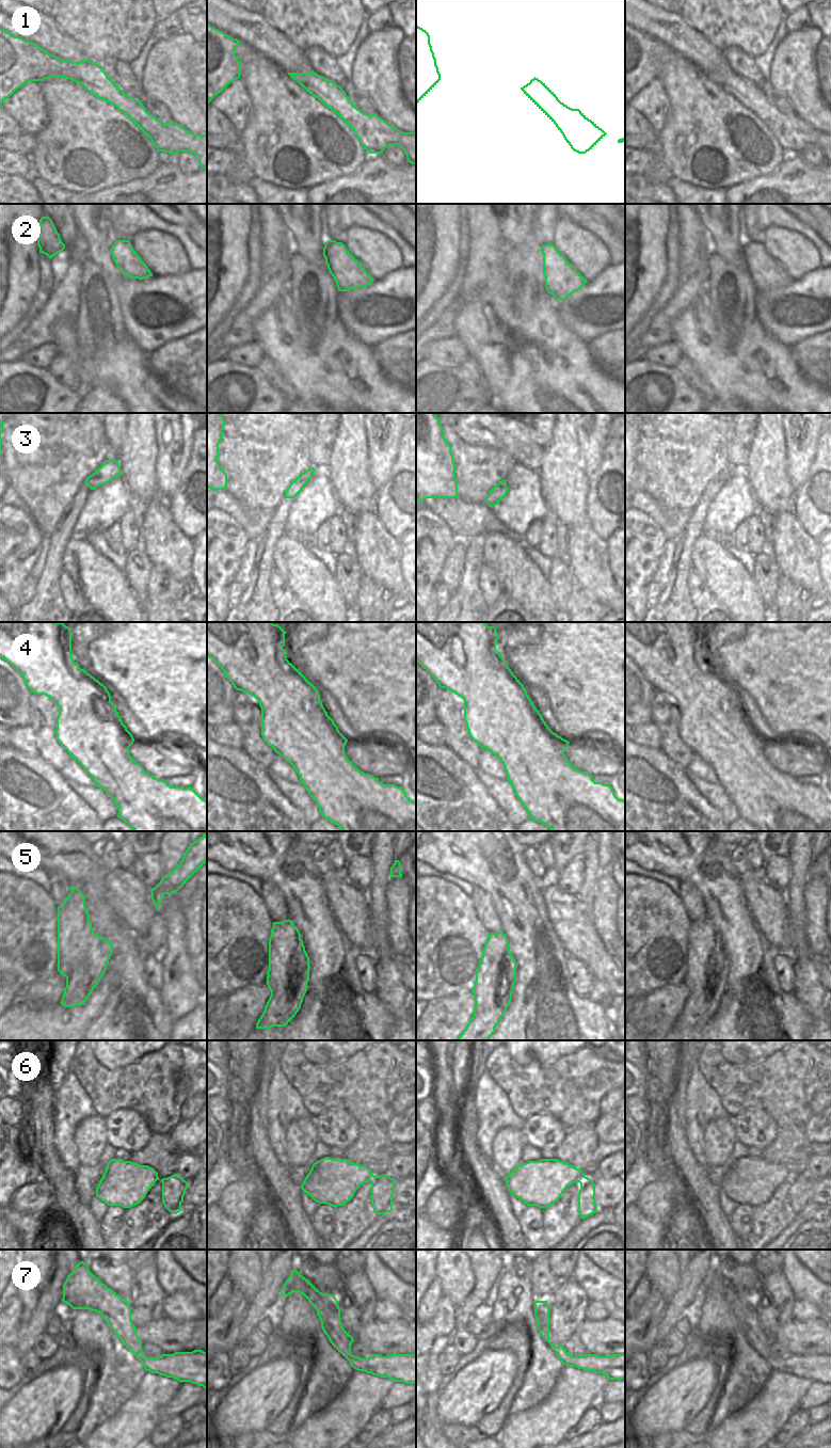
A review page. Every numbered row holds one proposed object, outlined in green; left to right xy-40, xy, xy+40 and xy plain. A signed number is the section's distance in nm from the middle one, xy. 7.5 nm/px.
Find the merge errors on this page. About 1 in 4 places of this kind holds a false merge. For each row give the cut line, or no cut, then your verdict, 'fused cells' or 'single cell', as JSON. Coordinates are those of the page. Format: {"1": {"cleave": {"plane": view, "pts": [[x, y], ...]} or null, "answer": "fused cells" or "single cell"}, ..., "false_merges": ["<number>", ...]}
{"1": {"cleave": null, "answer": "single cell"}, "2": {"cleave": {"plane": "xy+40", "pts": [[574, 269], [569, 280], [560, 282], [560, 292], [554, 296]]}, "answer": "fused cells"}, "3": {"cleave": null, "answer": "single cell"}, "4": {"cleave": null, "answer": "single cell"}, "5": {"cleave": {"plane": "xy", "pts": [[300, 936], [291, 959], [296, 971], [286, 976], [268, 976]]}, "answer": "fused cells"}, "6": {"cleave": null, "answer": "single cell"}, "7": {"cleave": null, "answer": "single cell"}, "false_merges": ["2", "5"]}

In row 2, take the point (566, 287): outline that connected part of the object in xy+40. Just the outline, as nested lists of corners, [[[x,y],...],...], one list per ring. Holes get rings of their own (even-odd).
[[[576,270],[572,273],[572,279],[570,281],[560,282],[560,295],[555,296],[556,300],[565,300],[572,293],[578,291],[584,287],[588,281]]]

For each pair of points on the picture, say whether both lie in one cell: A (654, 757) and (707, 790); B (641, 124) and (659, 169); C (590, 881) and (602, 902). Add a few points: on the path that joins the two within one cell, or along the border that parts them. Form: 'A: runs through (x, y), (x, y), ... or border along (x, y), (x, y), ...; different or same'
A: border along (687, 774), (691, 783), (705, 799); different
B: runs through (650, 134), (657, 158); same
C: border along (600, 866), (593, 907), (590, 912); different

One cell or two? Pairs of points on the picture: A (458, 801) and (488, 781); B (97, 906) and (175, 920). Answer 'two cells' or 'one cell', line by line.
A: two cells
B: two cells

